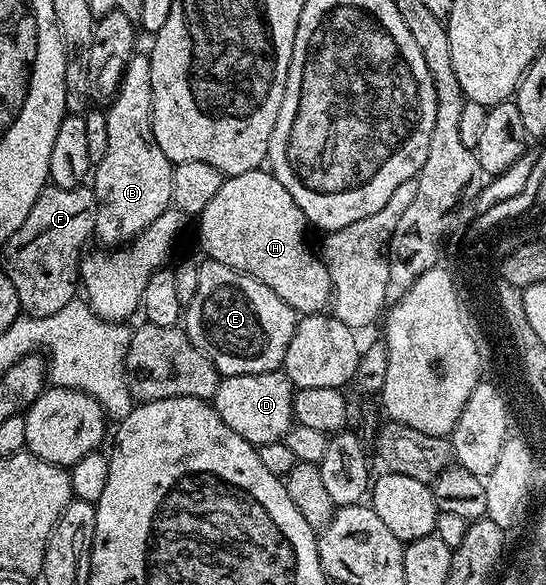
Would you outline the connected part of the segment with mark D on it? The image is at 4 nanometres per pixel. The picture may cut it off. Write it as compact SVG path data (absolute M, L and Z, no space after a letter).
M246 373L223 377L213 398L217 415L225 419L228 427L233 427L237 435L256 447L286 438L291 426L295 424L293 399L296 388L286 373Z

